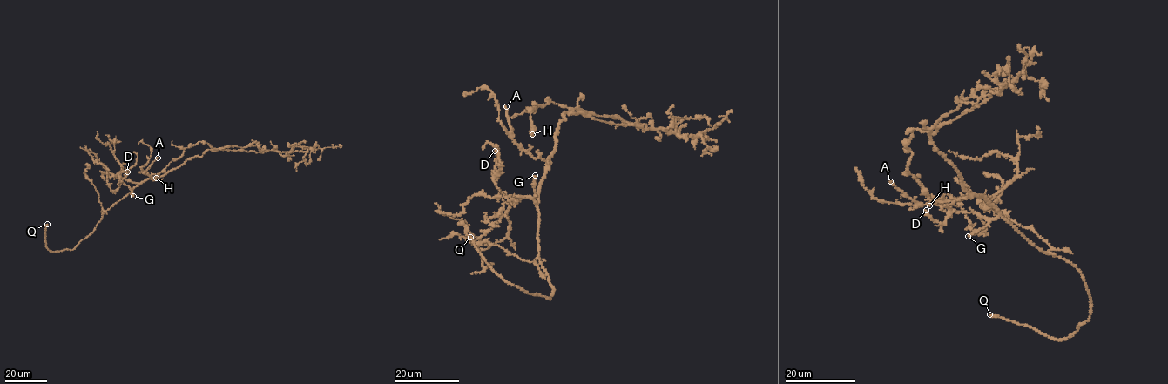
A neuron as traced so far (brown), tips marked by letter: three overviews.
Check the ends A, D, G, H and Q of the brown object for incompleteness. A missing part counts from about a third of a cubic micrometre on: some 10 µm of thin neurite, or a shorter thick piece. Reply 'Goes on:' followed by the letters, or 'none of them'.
Goes on: A, Q

